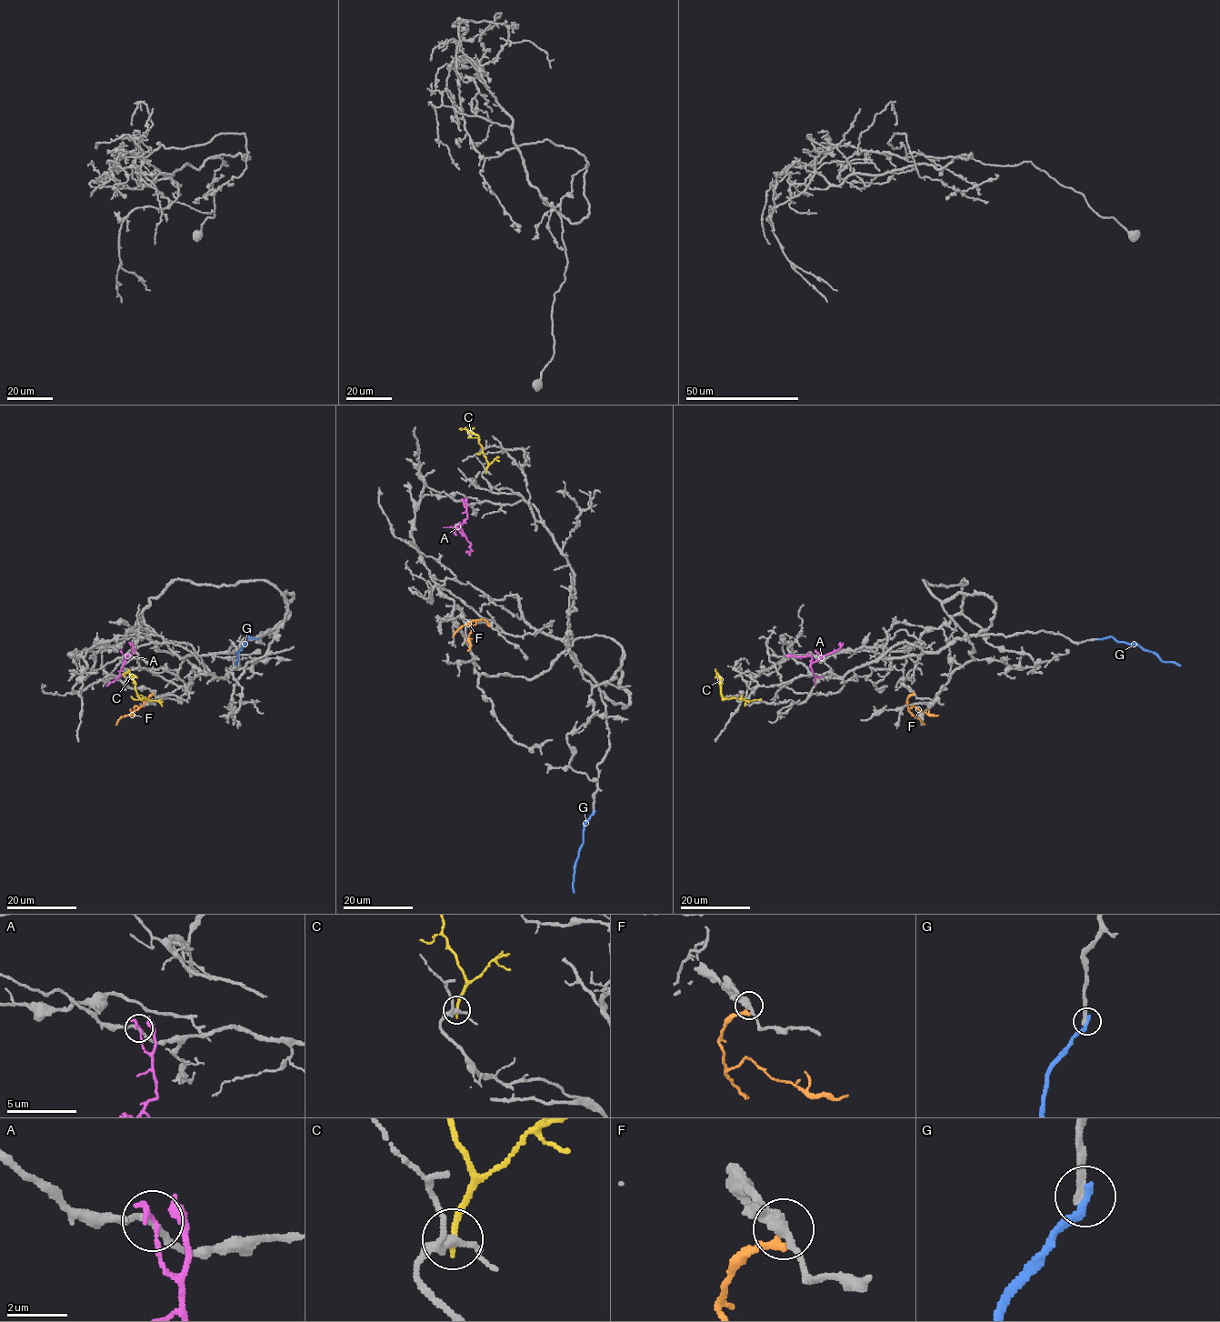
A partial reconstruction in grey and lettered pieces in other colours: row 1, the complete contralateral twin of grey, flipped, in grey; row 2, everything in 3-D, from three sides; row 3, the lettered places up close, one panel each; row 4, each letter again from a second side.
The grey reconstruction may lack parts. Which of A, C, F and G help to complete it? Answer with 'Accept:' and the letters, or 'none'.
Accept: none

